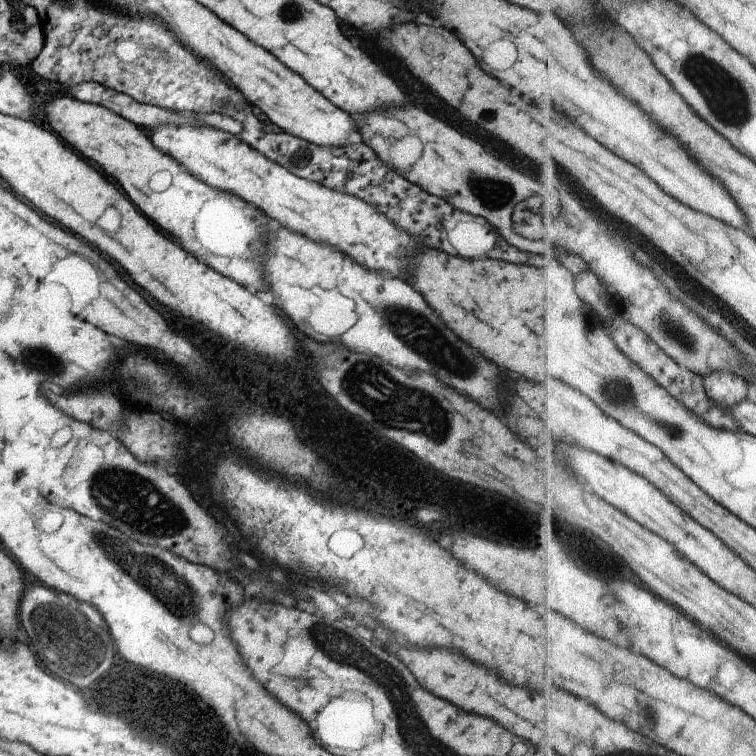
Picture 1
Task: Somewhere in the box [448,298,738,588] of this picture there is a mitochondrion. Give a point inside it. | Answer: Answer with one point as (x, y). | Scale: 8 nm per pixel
(618, 391)

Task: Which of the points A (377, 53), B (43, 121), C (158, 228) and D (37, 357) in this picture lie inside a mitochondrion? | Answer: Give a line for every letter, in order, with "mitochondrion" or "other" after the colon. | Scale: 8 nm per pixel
A: other
B: other
C: other
D: mitochondrion

